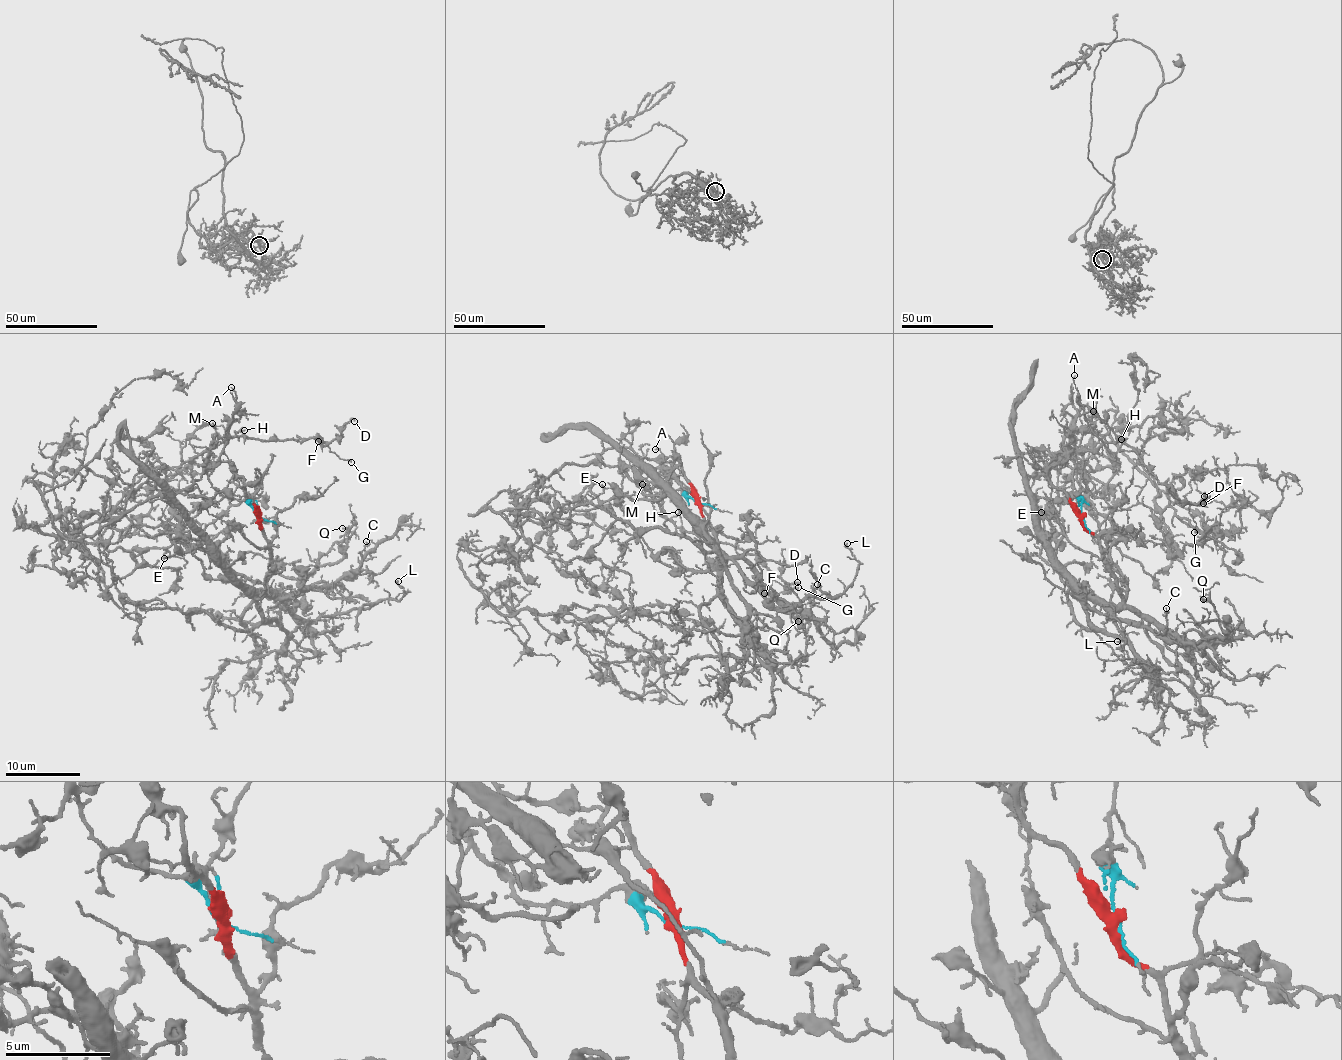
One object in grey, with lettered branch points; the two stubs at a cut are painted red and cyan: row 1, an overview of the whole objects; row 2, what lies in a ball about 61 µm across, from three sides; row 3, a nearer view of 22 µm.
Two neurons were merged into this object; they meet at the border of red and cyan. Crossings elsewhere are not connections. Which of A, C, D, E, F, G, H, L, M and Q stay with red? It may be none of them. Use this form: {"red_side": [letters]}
{"red_side": ["C", "E", "L", "Q"]}

